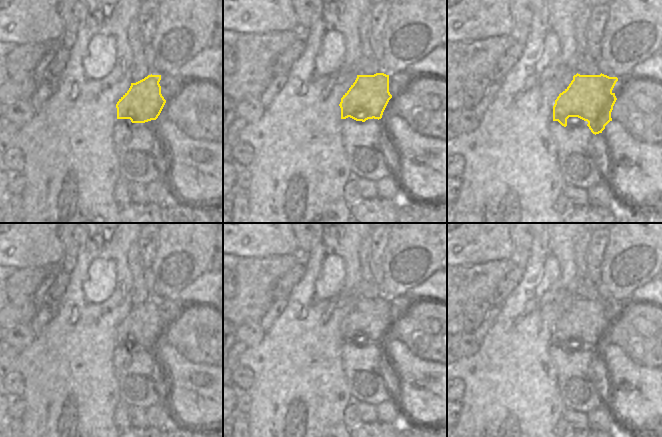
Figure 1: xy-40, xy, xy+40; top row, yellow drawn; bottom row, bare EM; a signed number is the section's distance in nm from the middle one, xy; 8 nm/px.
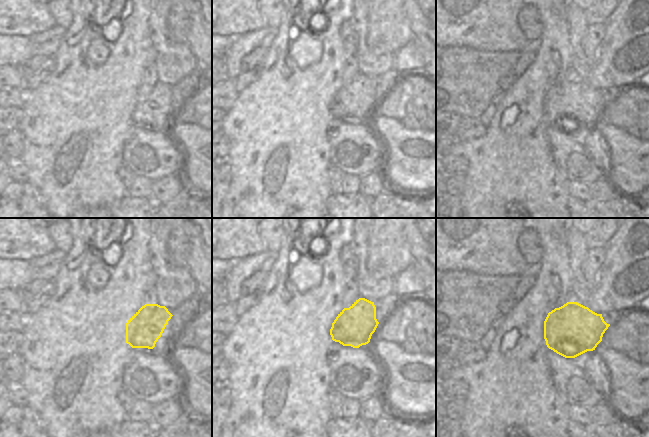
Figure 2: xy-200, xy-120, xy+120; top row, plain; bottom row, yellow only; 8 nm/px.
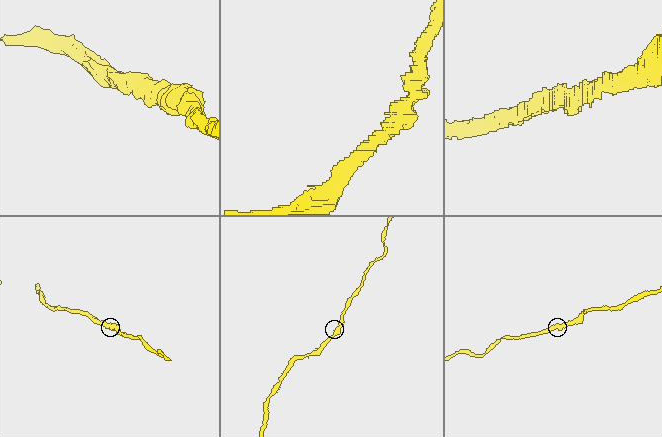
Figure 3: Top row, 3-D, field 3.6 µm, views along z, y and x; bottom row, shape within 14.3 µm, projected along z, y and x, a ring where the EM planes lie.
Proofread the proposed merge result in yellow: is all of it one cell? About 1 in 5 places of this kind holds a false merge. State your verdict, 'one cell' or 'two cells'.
one cell

